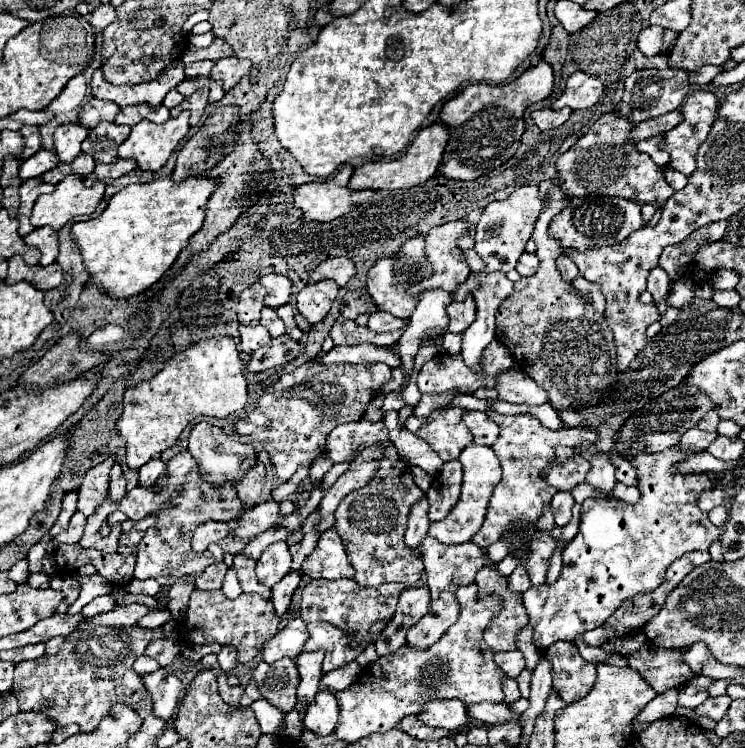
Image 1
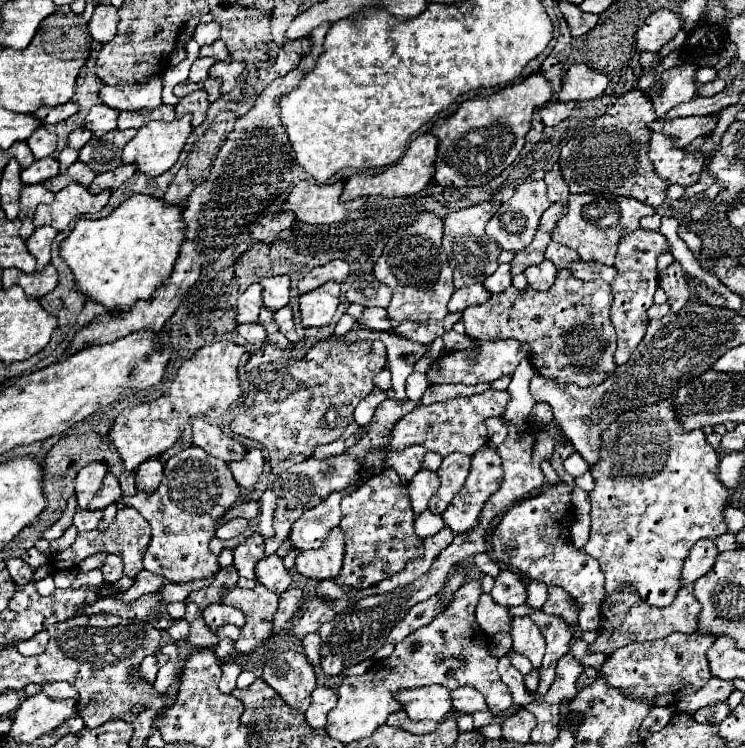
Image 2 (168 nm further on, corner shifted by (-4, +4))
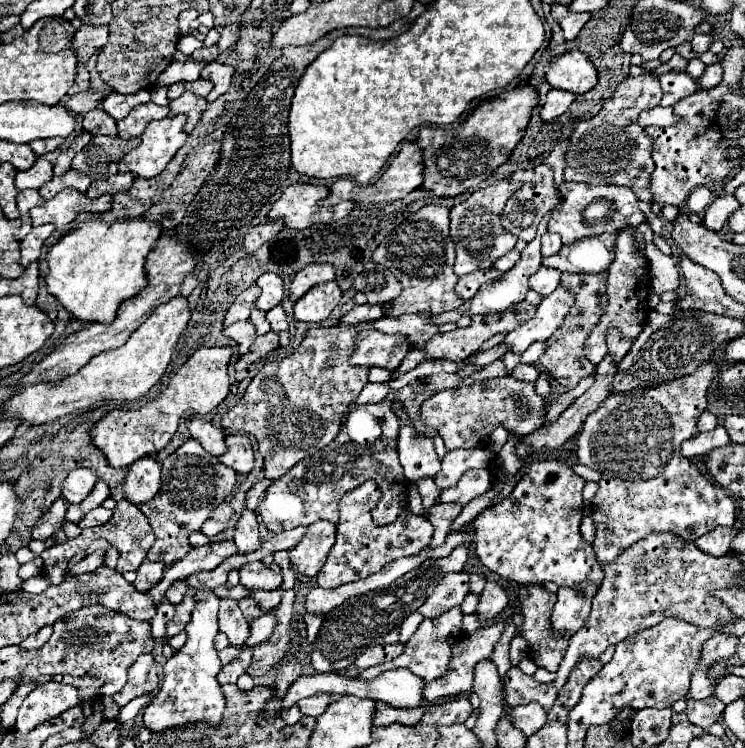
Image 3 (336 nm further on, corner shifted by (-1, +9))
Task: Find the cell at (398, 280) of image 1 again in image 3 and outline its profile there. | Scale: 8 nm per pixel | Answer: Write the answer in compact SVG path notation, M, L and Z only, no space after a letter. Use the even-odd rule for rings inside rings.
M426 205L420 211L412 213L406 221L392 231L374 251L372 261L388 267L392 275L402 285L402 293L390 301L386 307L386 317L400 317L406 313L444 313L458 309L464 303L456 293L454 285L458 277L452 271L454 263L454 243L448 235L448 207L442 205Z

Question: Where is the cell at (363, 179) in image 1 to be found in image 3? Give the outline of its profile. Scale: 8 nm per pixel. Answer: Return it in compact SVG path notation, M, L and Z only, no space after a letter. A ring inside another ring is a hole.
M404 141L400 151L396 153L396 157L392 159L392 163L388 165L388 169L382 173L382 177L368 185L368 187L358 187L352 185L352 179L338 179L332 187L330 187L330 195L322 201L324 205L338 205L344 199L350 199L354 203L380 203L380 201L396 201L406 197L410 191L418 189L422 185L422 171L424 171L424 163L422 163L422 151L420 145L416 141Z

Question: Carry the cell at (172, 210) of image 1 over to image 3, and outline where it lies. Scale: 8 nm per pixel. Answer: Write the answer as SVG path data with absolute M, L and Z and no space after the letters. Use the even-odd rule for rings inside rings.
M144 217L120 219L120 223L104 223L100 219L80 221L72 233L64 235L48 251L48 293L56 295L78 321L110 323L120 303L148 285L144 263L160 235L160 223Z

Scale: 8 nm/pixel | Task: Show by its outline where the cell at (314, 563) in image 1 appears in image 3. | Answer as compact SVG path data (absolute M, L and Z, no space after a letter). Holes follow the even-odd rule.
M316 521L308 527L304 539L290 549L292 567L306 575L316 577L322 565L326 563L326 555L336 541L336 525L328 521Z

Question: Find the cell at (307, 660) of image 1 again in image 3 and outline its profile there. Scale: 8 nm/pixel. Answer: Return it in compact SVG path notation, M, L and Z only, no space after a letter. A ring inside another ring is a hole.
M304 615L304 619L306 619L306 631L308 631L308 641L310 643L314 643L314 639L316 639L316 633L318 633L318 629L320 629L320 623L322 623L322 617L320 615Z

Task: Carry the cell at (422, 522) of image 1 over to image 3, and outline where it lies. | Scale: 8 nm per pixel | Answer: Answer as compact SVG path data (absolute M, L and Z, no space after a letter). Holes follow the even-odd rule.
M394 403L392 409L396 411L396 415L400 415L400 423L402 423L398 437L398 455L406 479L410 483L418 483L420 479L436 477L436 473L440 471L440 459L434 451L432 439L424 439L412 429L404 407Z

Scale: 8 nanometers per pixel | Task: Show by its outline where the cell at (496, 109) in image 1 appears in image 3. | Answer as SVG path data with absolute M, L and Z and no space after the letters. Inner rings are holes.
M518 85L496 97L484 99L456 129L422 127L418 135L418 145L424 151L422 187L442 197L456 197L478 187L498 165L508 161L512 149L524 137L524 129L538 101L538 91L532 85Z

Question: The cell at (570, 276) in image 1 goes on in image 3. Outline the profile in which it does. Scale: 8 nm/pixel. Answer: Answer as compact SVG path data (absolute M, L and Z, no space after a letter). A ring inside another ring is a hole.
M546 233L546 235L542 237L542 257L552 257L552 255L556 255L556 251L560 251L560 247L562 247L562 241L560 241L558 235Z

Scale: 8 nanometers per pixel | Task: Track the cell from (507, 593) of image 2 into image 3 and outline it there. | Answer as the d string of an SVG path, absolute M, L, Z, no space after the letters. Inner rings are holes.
M488 581L482 595L480 595L480 603L476 607L476 613L480 615L482 621L488 621L494 615L498 615L506 605L508 605L506 589L498 581Z

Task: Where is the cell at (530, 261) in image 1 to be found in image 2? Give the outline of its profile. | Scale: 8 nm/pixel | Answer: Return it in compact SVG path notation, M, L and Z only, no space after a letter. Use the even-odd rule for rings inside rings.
M543 260L535 268L527 268L527 272L523 272L523 274L525 274L527 282L531 284L531 288L535 288L539 292L545 292L547 288L553 286L555 276L557 276L557 268L549 260Z

